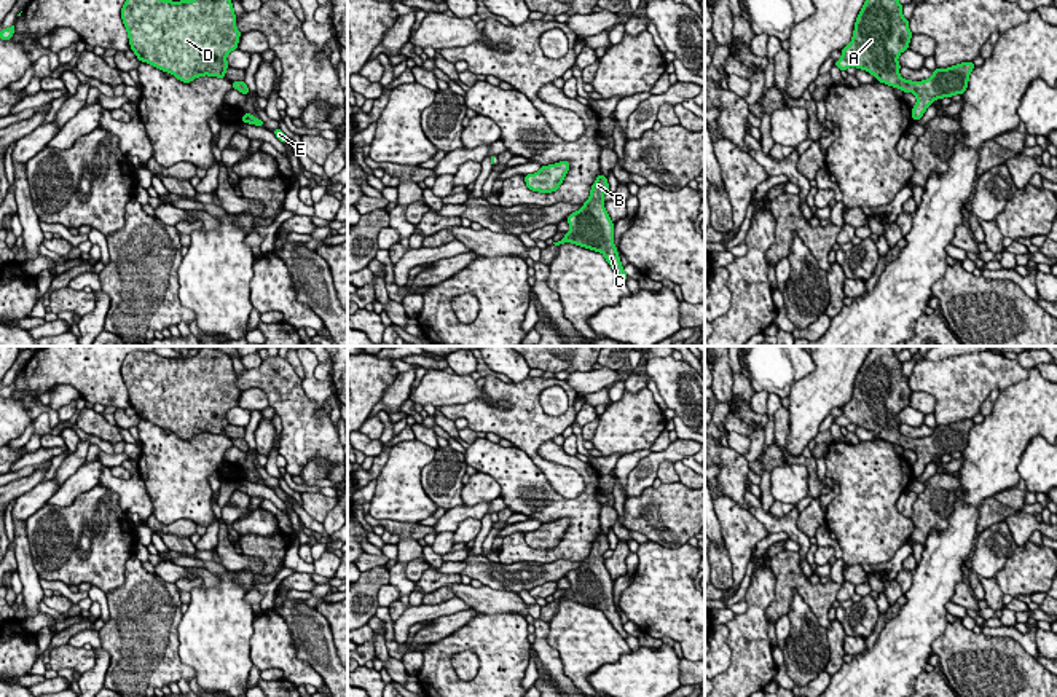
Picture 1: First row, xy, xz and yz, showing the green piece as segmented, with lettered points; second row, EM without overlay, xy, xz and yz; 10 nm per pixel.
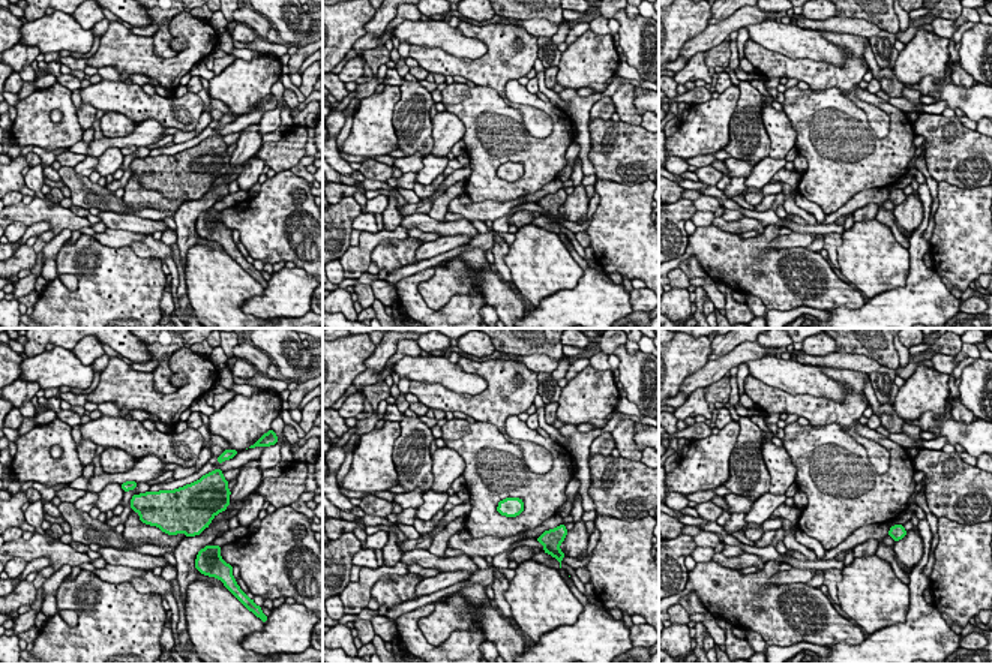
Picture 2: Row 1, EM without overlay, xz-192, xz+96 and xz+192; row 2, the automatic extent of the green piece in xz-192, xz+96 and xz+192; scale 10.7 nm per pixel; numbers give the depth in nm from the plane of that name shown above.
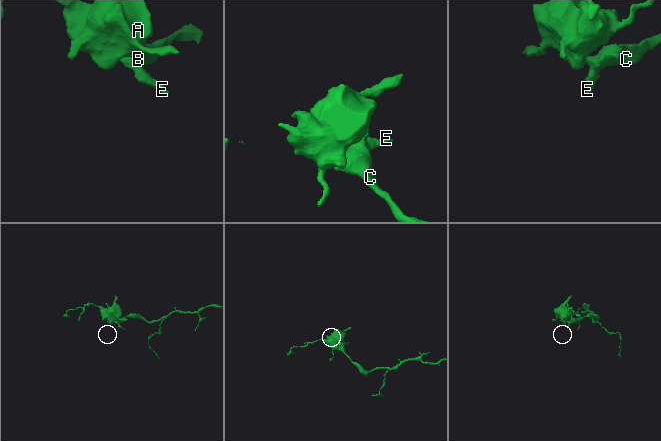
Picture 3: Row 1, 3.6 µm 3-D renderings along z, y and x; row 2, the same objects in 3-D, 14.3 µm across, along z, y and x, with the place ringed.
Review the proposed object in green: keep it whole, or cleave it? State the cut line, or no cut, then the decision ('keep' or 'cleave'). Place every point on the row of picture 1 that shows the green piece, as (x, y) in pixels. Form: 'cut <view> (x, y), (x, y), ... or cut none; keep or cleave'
cut none; keep

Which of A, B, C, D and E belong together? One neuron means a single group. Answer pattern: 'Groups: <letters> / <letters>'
Groups: A B C D E

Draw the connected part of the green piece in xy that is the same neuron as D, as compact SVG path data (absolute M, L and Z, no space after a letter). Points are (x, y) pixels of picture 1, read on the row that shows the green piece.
M126 0L121 19L137 59L183 83L204 75L225 78L226 56L241 37L231 0Z

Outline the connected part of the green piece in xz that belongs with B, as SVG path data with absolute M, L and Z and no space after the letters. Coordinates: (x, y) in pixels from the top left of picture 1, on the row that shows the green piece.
M599 174L591 185L590 198L566 220L571 230L566 236L553 242L555 246L572 242L576 246L601 252L620 279L627 281L617 247L614 246L614 223L604 209L603 196L609 191L607 179Z

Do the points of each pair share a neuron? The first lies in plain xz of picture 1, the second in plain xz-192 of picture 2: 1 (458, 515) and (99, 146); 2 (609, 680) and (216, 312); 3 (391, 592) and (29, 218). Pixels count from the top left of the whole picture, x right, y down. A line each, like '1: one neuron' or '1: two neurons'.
1: one neuron
2: two neurons
3: two neurons

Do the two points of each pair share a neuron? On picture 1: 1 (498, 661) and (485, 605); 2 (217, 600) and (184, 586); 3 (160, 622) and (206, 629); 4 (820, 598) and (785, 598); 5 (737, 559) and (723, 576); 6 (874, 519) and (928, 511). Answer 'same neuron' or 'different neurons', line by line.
1: different neurons
2: different neurons
3: different neurons
4: same neuron
5: different neurons
6: different neurons

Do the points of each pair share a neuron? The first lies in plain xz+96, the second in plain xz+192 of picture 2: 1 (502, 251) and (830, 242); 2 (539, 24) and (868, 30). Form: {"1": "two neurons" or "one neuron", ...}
{"1": "one neuron", "2": "one neuron"}

